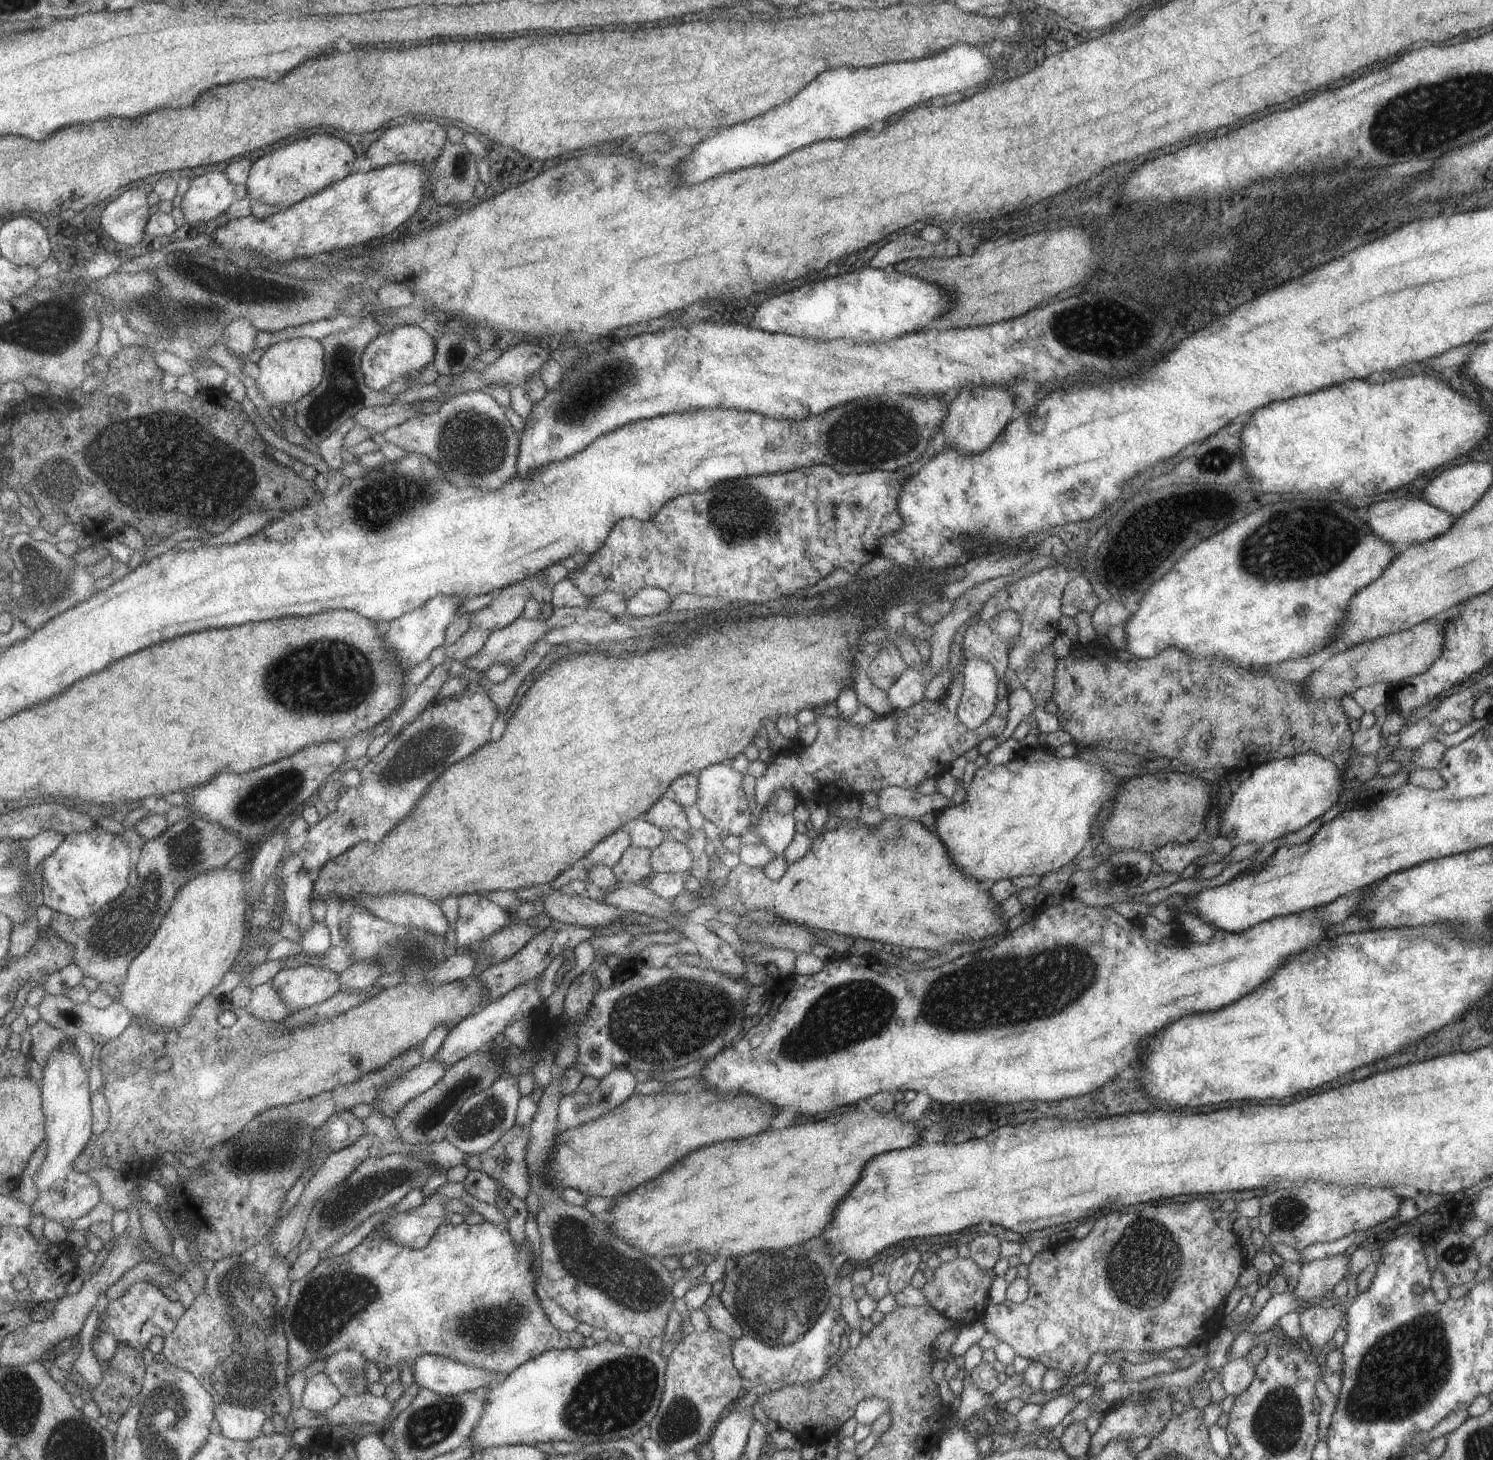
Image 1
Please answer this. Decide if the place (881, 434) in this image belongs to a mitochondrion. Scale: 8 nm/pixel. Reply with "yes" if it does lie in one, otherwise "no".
yes

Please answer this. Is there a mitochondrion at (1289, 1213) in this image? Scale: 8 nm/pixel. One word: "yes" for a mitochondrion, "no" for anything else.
yes

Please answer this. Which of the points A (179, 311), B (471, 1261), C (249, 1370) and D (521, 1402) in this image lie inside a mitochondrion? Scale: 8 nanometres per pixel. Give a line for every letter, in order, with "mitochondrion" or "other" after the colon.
A: mitochondrion
B: other
C: mitochondrion
D: other

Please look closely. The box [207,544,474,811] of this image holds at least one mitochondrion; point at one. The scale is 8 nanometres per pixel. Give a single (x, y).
(339, 658)

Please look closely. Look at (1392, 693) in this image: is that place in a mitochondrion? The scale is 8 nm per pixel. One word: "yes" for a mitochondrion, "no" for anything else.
no

